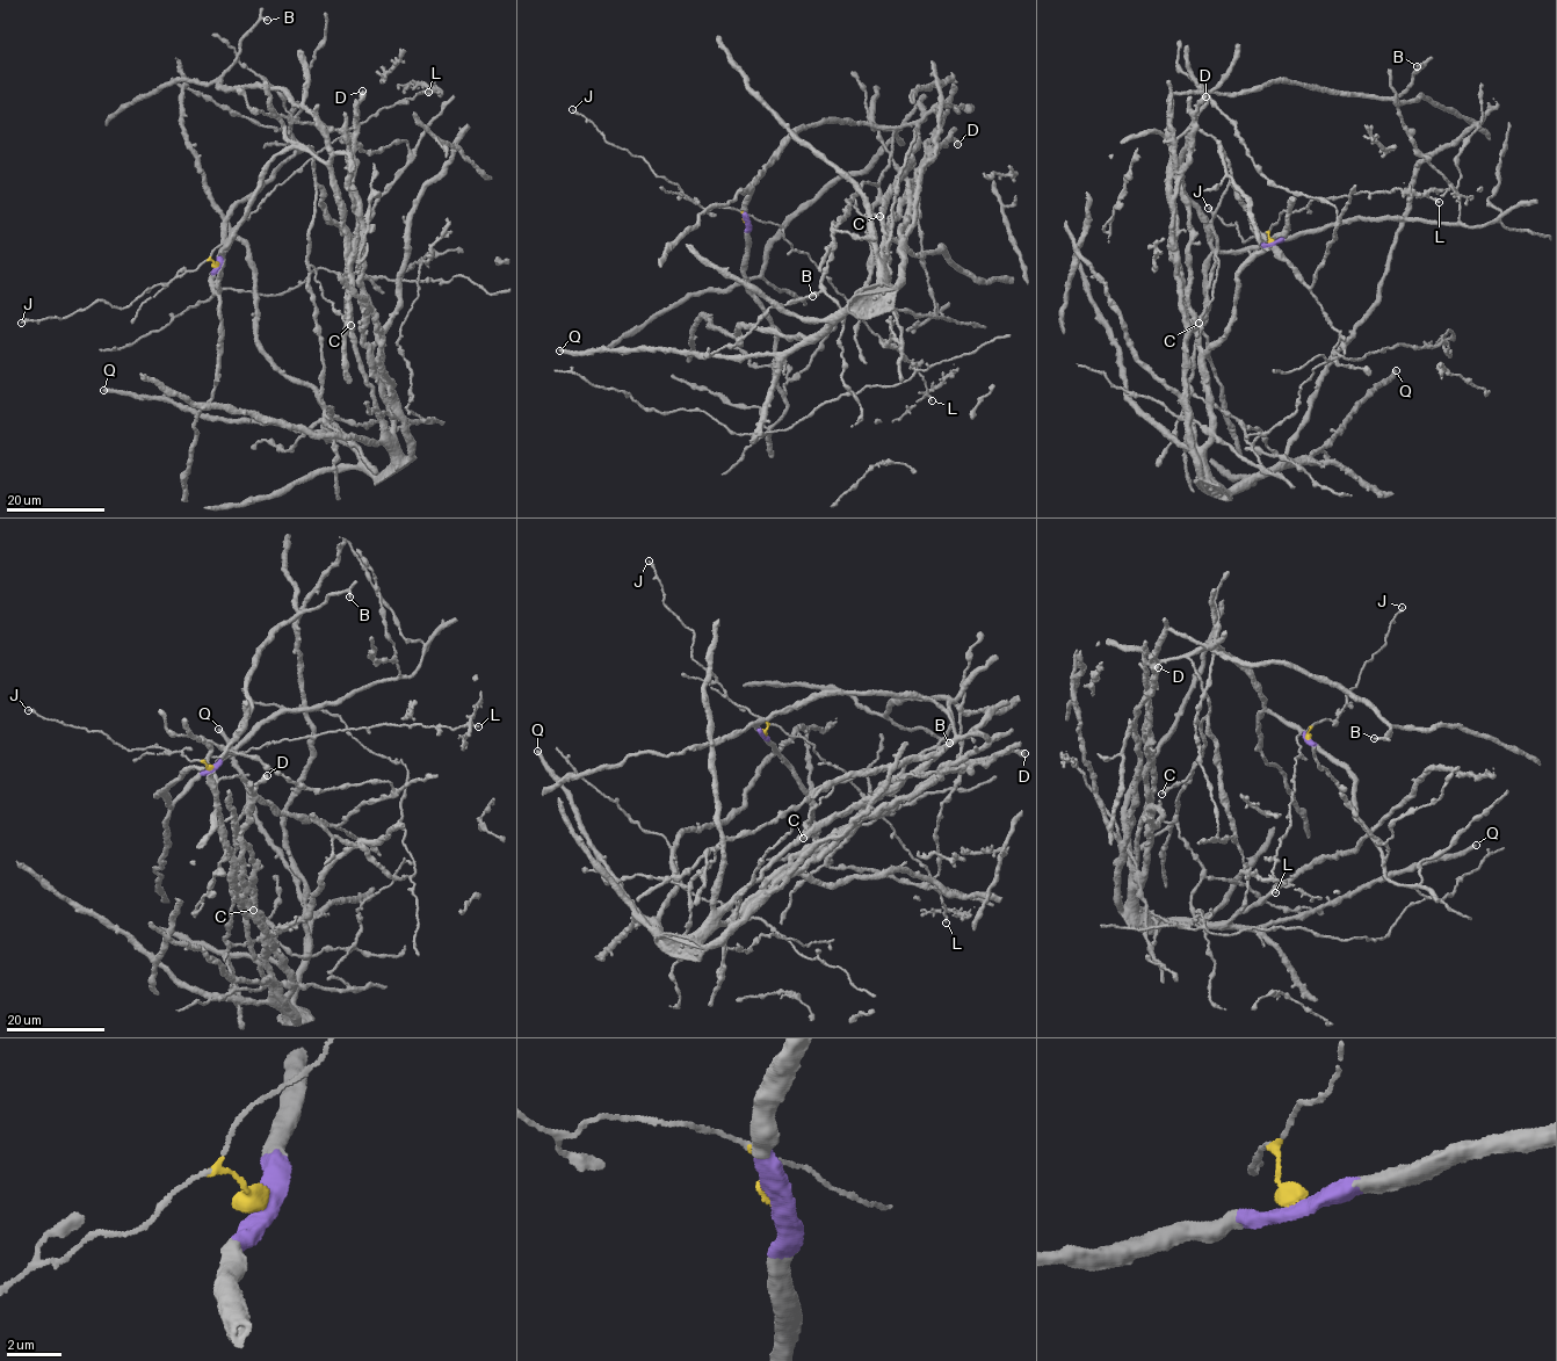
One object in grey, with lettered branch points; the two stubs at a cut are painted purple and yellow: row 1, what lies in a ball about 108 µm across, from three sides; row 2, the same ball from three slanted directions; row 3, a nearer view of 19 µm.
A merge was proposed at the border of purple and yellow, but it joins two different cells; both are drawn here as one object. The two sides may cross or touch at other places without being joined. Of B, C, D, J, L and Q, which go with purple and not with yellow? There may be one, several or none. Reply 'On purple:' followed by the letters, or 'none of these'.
On purple: B, C, D, Q

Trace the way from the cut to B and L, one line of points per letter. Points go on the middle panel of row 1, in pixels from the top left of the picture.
B: (747, 222), (751, 186), (799, 129), (898, 128), (925, 117), (920, 106), (772, 244), (763, 280), (812, 295)
L: (747, 222), (746, 214), (782, 229), (793, 248), (808, 254), (867, 327), (897, 348), (921, 375), (932, 400)

